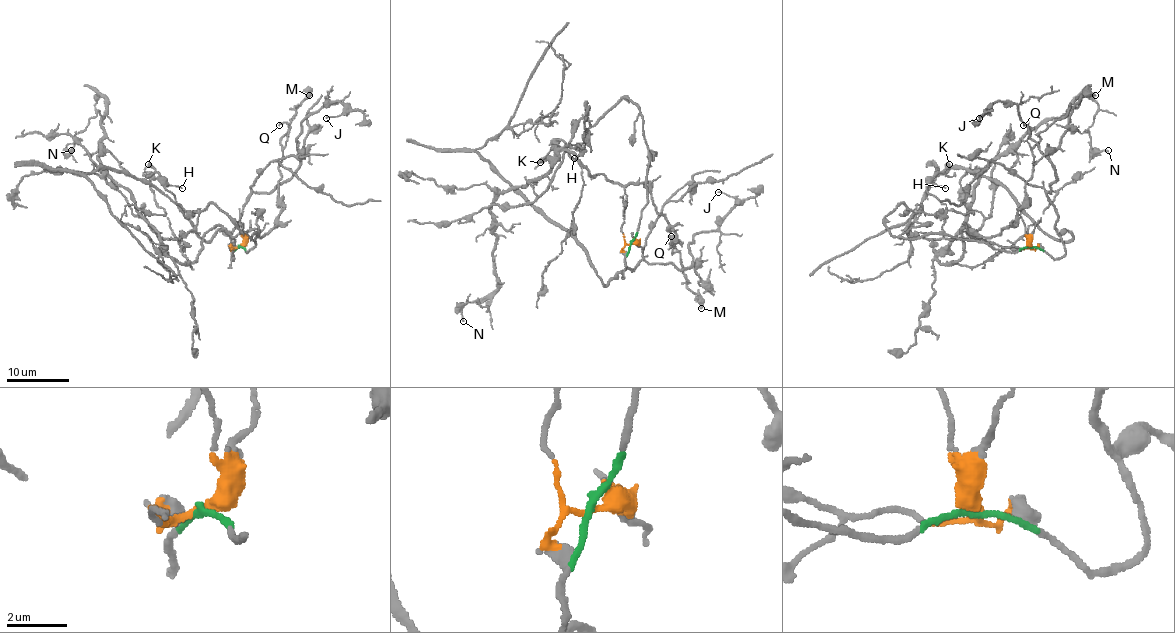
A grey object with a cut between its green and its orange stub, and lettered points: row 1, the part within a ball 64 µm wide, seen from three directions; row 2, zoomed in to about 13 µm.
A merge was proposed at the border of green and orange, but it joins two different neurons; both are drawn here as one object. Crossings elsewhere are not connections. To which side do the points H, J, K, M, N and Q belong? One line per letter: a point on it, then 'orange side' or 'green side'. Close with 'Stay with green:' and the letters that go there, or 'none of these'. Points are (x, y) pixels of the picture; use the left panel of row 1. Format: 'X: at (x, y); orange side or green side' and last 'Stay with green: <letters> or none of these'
H: at (182, 188); green side
J: at (326, 118); green side
K: at (148, 164); green side
M: at (309, 95); orange side
N: at (71, 150); orange side
Q: at (279, 125); orange side
Stay with green: H, J, K

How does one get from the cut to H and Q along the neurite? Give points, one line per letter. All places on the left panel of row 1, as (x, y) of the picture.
H: (238, 246), (247, 252), (257, 235), (246, 236), (213, 204), (193, 215), (176, 202), (165, 185), (182, 188)
Q: (238, 246), (229, 246), (233, 236), (254, 230), (263, 236), (279, 219), (288, 127), (279, 126)

